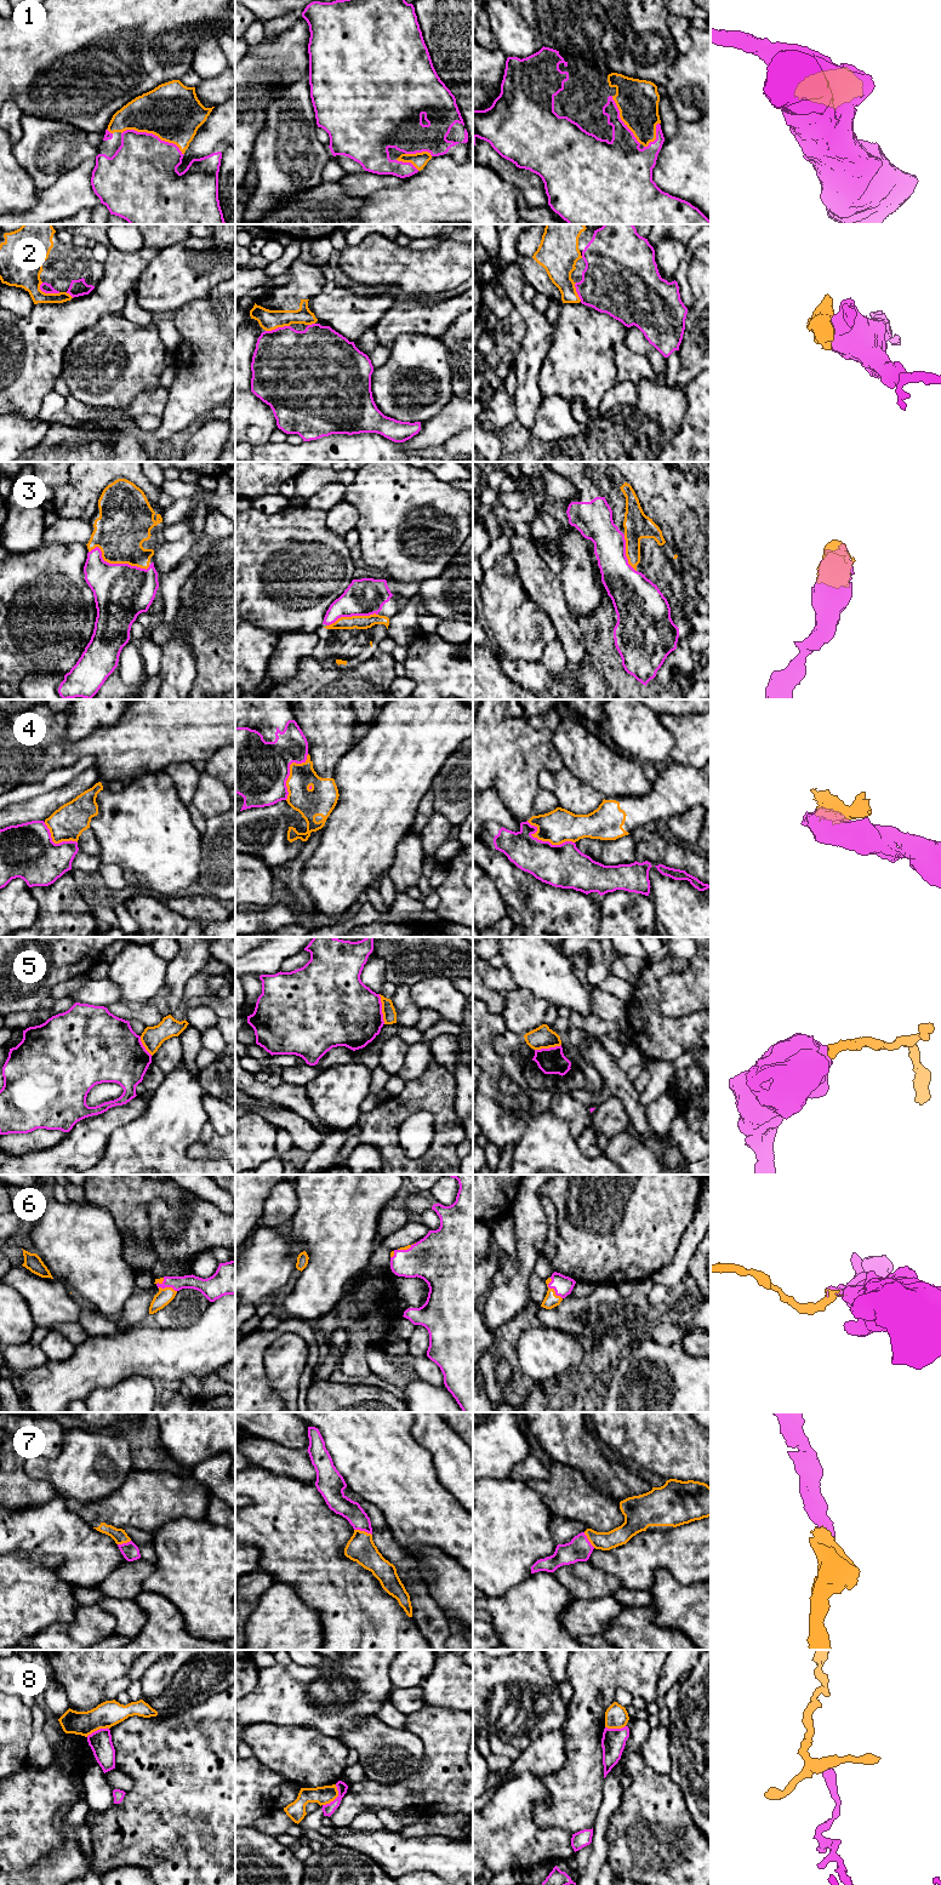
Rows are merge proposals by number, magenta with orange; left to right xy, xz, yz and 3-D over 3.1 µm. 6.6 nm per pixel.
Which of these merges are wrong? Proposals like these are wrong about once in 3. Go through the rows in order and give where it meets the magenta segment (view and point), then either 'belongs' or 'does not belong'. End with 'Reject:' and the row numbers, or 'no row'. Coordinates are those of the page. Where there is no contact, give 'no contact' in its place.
1: meets magenta in xy at (152, 133); belongs
2: meets magenta in xy at (49, 292); belongs
3: meets magenta in xy at (117, 564); belongs
4: meets magenta in yz at (545, 841); does not belong
5: meets magenta in xz at (381, 1009); does not belong
6: meets magenta in yz at (552, 1287); belongs
7: meets magenta in xz at (363, 1530); belongs
8: meets magenta in xz at (336, 1798); does not belong
Reject: 4, 5, 8

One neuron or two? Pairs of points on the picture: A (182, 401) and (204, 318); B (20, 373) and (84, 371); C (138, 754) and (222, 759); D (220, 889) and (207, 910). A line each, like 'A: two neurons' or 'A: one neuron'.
A: one neuron
B: two neurons
C: two neurons
D: two neurons

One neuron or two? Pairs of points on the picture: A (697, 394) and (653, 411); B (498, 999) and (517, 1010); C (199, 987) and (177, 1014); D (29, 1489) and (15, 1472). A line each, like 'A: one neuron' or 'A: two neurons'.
A: two neurons
B: two neurons
C: one neuron
D: one neuron

